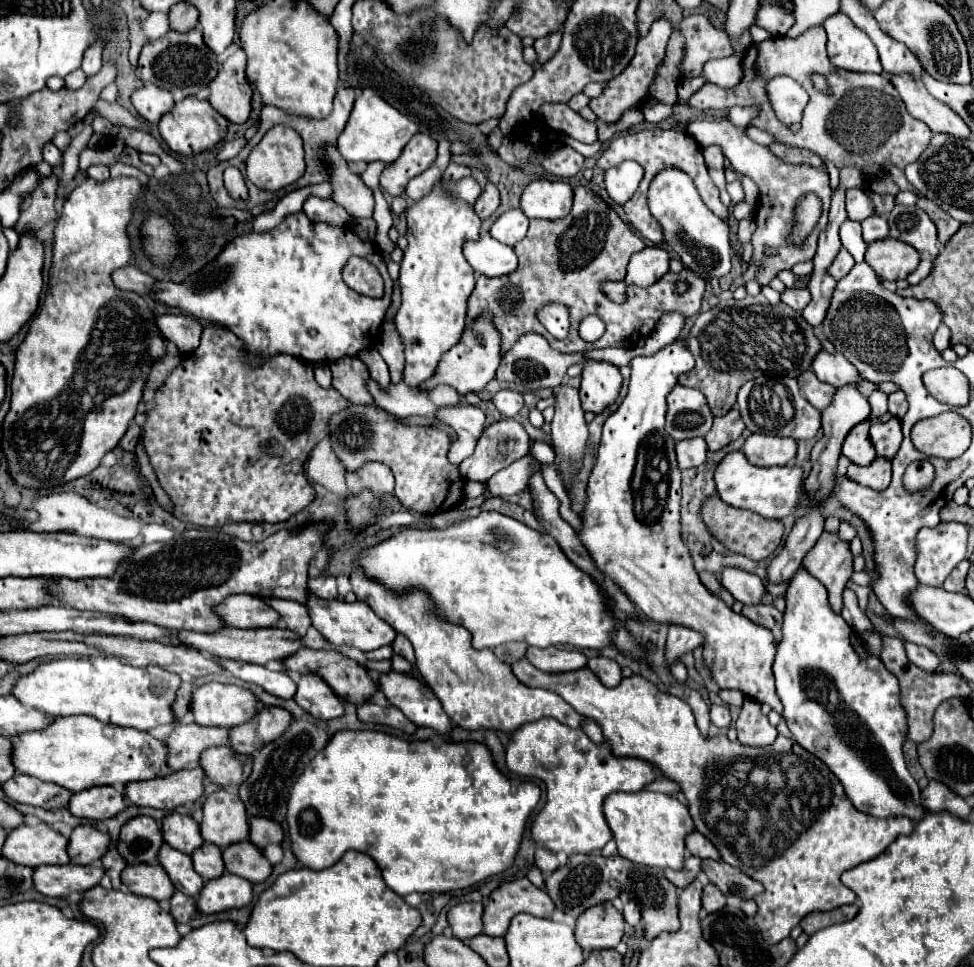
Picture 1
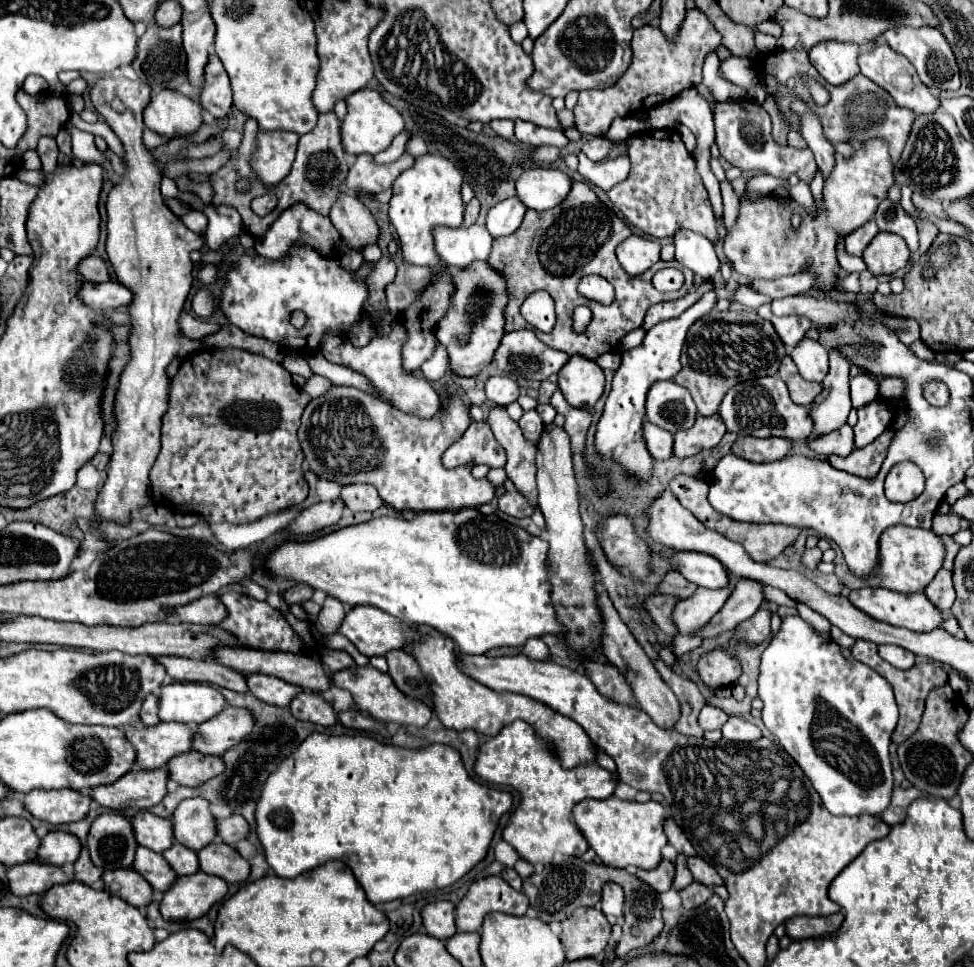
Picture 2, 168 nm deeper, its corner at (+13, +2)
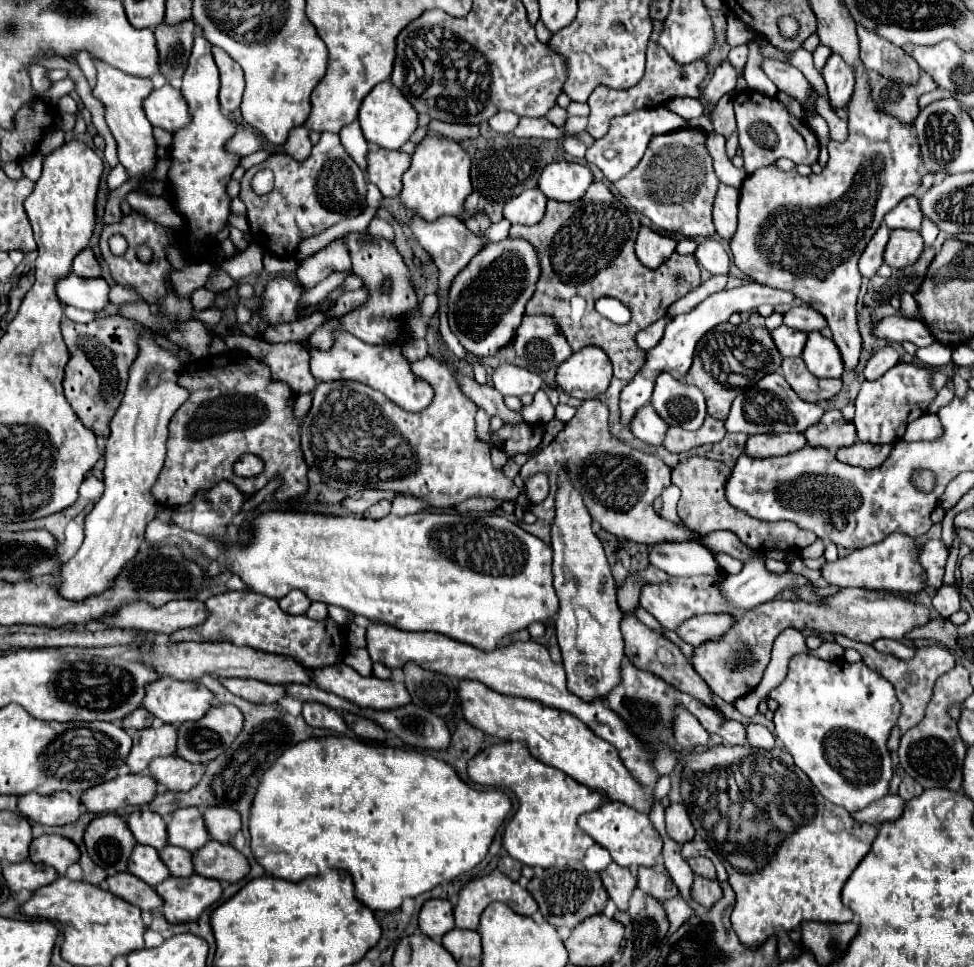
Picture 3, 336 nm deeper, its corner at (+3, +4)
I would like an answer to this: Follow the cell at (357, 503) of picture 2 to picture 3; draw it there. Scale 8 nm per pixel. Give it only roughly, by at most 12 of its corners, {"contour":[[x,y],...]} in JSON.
{"contour":[[379,500],[365,512],[365,516],[377,520],[387,516],[391,502]]}

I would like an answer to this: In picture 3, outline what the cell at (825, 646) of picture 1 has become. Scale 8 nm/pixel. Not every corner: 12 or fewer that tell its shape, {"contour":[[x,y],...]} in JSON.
{"contour":[[791,656],[777,736],[829,802],[889,794],[901,702],[865,662]]}

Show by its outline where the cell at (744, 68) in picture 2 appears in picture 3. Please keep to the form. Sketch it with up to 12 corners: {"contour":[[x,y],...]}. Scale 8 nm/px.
{"contour":[[749,42],[745,64],[747,86],[767,96],[777,92],[761,68],[763,56],[755,42]]}

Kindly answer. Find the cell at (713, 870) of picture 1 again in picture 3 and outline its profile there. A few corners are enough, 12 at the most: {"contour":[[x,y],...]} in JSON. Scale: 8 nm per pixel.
{"contour":[[691,858],[695,874],[715,880],[717,872],[709,858]]}

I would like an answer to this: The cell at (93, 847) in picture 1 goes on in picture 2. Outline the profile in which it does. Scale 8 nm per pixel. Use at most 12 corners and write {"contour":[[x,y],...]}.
{"contour":[[69,832],[41,838],[39,860],[63,866],[75,862],[81,842]]}

